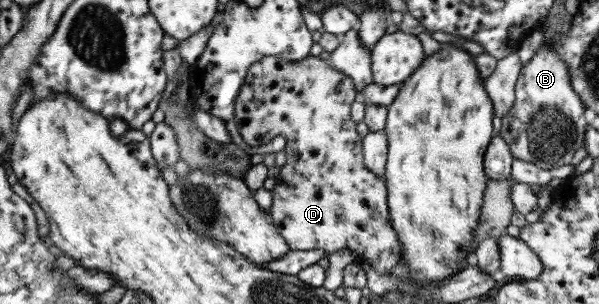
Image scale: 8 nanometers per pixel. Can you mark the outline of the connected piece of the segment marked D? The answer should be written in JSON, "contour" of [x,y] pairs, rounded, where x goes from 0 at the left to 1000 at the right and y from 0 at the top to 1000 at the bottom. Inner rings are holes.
{"contour":[[[513,181],[513,188],[496,197],[496,204],[476,204],[476,197],[469,197],[469,191],[459,184],[444,184],[441,194],[422,207],[411,234],[406,273],[389,336],[389,405],[392,405],[392,418],[406,464],[412,470],[412,477],[422,477],[422,484],[449,470],[452,454],[457,454],[459,447],[472,447],[476,454],[477,467],[476,484],[472,487],[472,497],[476,500],[476,533],[467,556],[467,572],[462,579],[469,602],[459,605],[456,618],[451,622],[456,658],[447,681],[446,697],[447,707],[452,711],[454,737],[462,750],[466,773],[476,789],[482,822],[516,826],[519,819],[534,819],[536,826],[543,826],[543,836],[548,839],[549,832],[558,832],[558,826],[573,816],[583,819],[583,826],[589,826],[594,859],[613,855],[616,875],[629,891],[629,898],[643,905],[653,878],[659,875],[668,859],[668,799],[664,796],[661,760],[656,760],[656,743],[649,727],[641,595],[621,563],[616,563],[606,536],[603,497],[604,457],[596,441],[596,431],[593,431],[594,411],[586,398],[583,378],[583,345],[586,345],[586,336],[594,326],[594,319],[594,299],[589,293],[589,270],[568,234],[559,234],[533,188]]]}

